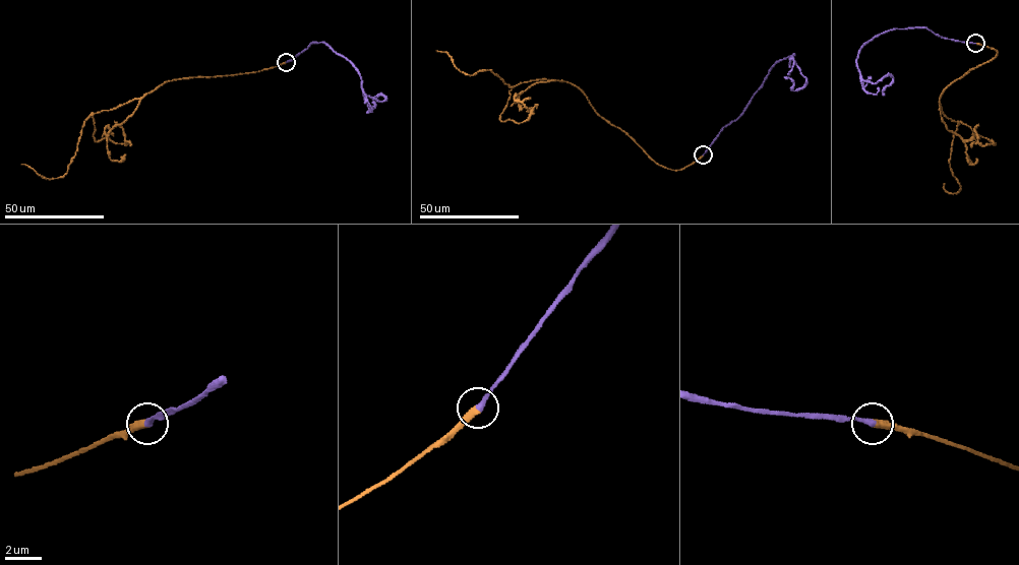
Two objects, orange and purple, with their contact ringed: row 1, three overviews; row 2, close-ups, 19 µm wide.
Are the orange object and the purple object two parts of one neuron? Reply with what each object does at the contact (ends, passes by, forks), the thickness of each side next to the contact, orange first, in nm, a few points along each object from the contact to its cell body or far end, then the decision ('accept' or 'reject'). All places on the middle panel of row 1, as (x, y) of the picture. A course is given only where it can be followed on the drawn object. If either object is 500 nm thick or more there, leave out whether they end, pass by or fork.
orange ends | purple ends | 400/300 nm | orange via (703, 155), (670, 170), (567, 81), (511, 86), (490, 70), (461, 72), (435, 50) | purple via (703, 154), (741, 113), (775, 63), (793, 54), (806, 81), (792, 90), (793, 82), (784, 76) | accept

